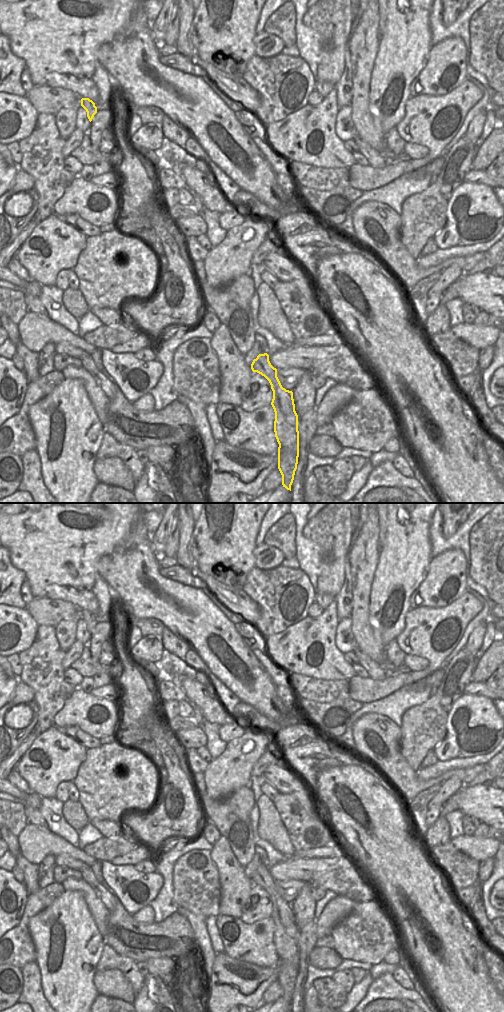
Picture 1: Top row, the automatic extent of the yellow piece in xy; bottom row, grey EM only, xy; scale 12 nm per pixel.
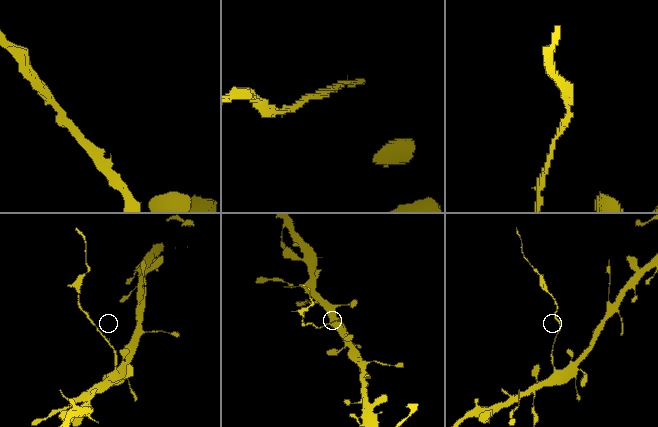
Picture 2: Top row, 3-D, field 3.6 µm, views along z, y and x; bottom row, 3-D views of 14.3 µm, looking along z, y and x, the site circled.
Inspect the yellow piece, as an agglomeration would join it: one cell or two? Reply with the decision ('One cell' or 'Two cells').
Two cells

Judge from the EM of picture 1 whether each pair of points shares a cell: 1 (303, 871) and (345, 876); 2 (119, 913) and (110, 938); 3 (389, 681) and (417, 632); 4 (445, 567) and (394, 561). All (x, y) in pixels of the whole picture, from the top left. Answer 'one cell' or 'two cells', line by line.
1: one cell
2: one cell
3: one cell
4: two cells

